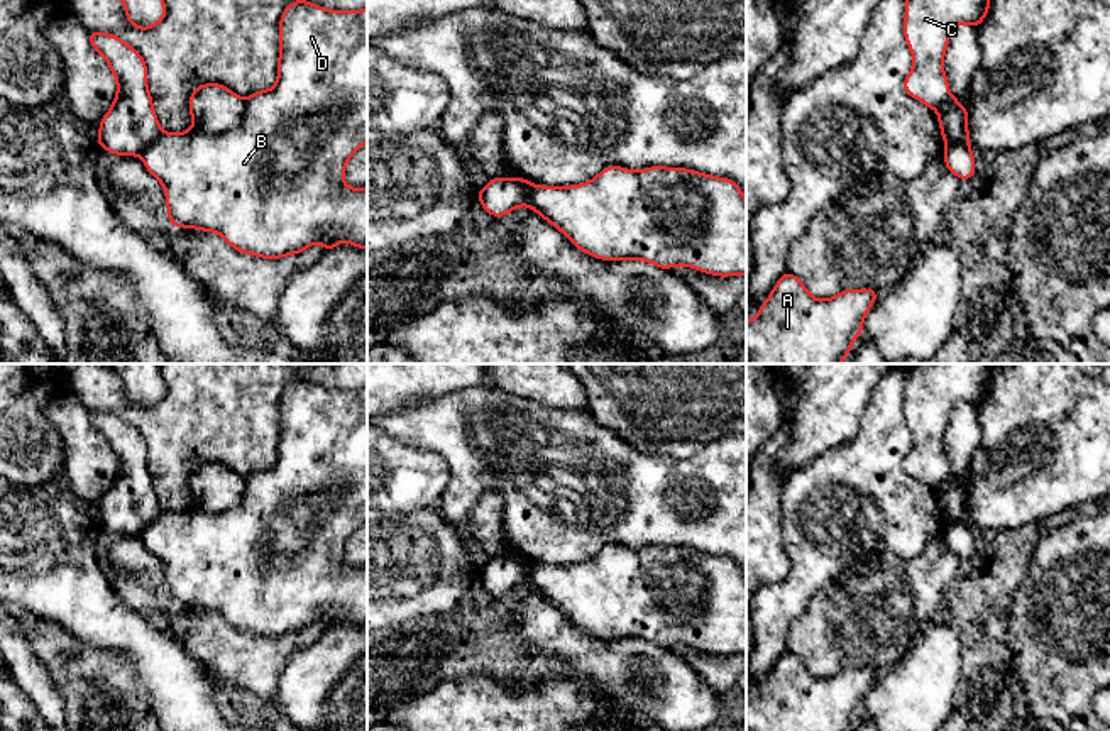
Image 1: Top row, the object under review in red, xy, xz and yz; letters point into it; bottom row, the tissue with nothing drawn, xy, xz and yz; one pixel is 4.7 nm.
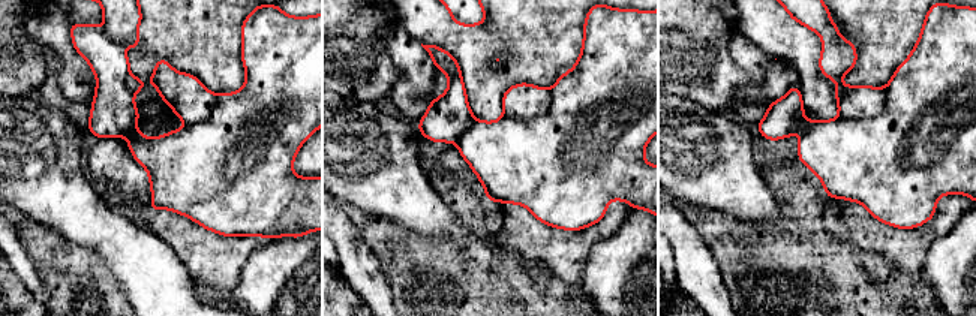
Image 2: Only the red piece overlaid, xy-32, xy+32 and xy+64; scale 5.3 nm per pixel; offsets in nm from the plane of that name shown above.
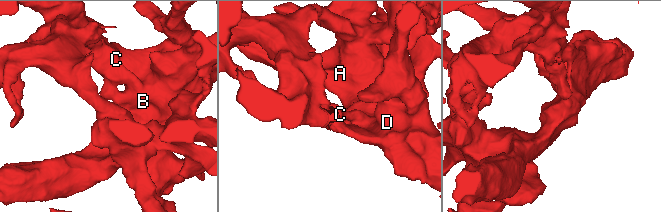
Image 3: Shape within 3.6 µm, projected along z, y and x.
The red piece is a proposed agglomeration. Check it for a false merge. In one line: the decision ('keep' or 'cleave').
cleave

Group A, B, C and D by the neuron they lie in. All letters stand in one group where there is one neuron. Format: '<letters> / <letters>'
A B D / C

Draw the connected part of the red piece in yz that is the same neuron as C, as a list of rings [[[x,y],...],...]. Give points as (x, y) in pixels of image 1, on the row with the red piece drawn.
[[[905,0],[904,36],[914,56],[904,91],[937,112],[946,146],[970,139],[970,112],[949,93],[944,52],[956,25],[978,27],[990,0]]]

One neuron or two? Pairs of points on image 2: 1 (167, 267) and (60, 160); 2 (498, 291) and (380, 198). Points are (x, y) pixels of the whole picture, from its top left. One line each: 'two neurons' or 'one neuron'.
1: one neuron
2: one neuron

